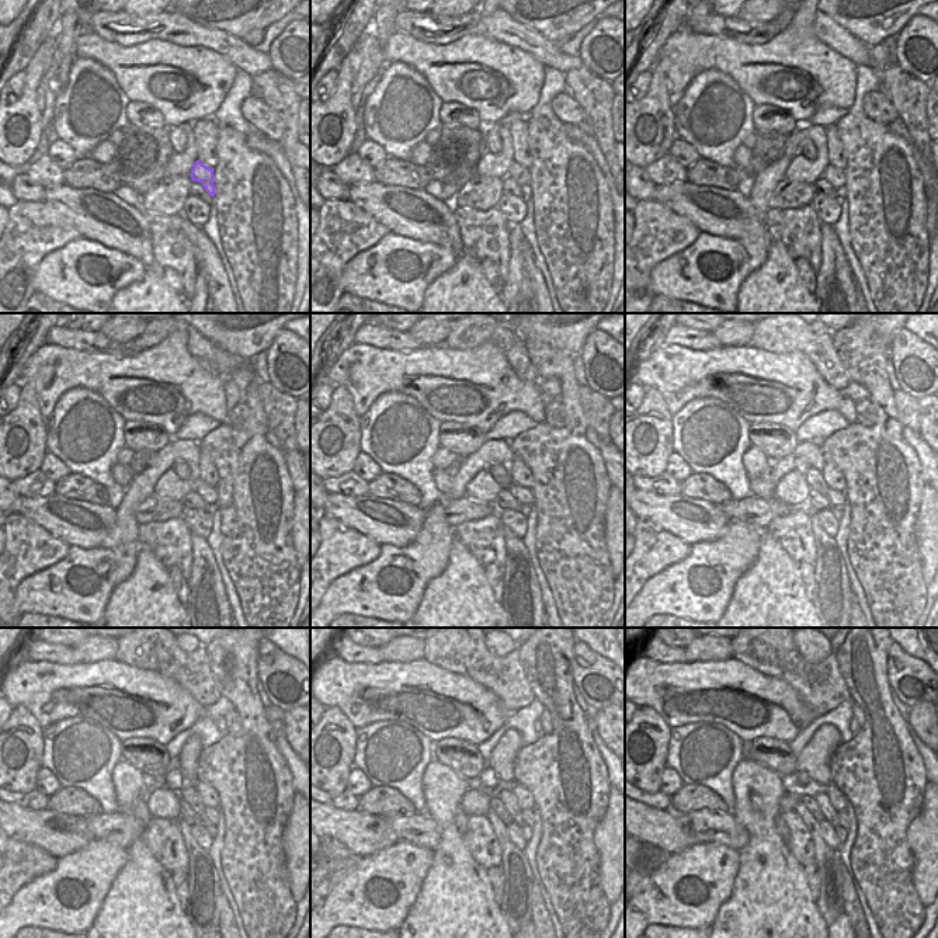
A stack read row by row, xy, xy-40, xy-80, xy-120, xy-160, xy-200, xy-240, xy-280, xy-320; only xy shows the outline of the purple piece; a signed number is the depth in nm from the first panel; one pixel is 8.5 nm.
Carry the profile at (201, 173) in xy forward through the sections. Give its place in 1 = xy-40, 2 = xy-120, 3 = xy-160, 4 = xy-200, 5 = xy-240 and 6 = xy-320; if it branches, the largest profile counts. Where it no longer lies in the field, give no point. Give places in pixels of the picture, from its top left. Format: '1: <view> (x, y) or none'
1: xy-40 (516, 172)
2: xy-120 (208, 494)
3: xy-160 (524, 496)
4: xy-200 (837, 500)
5: xy-240 (212, 815)
6: xy-320 (841, 831)

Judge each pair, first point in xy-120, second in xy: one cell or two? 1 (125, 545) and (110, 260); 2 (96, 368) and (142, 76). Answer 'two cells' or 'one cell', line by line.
1: one cell
2: one cell

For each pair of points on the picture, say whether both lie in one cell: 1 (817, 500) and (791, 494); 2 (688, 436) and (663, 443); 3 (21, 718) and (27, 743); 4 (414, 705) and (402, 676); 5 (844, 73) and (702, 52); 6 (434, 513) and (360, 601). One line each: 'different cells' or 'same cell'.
1: different cells
2: different cells
3: same cell
4: same cell
5: same cell
6: same cell

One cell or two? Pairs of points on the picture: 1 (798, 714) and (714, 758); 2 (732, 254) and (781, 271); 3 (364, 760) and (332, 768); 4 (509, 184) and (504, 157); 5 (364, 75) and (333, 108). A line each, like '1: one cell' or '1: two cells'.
1: two cells
2: two cells
3: two cells
4: two cells
5: two cells

